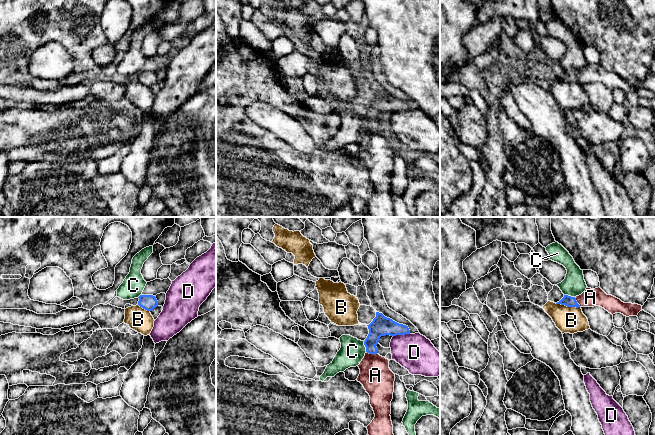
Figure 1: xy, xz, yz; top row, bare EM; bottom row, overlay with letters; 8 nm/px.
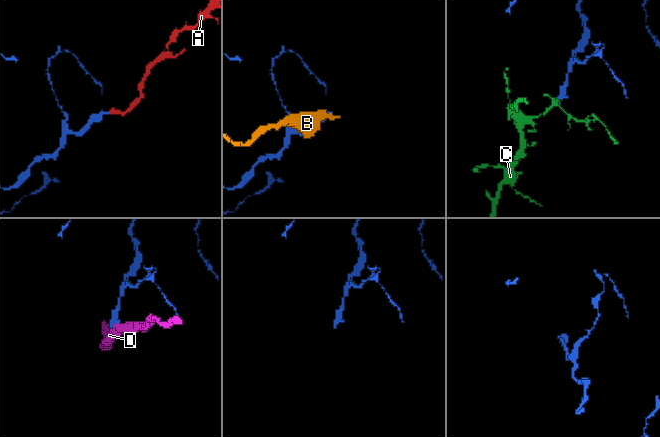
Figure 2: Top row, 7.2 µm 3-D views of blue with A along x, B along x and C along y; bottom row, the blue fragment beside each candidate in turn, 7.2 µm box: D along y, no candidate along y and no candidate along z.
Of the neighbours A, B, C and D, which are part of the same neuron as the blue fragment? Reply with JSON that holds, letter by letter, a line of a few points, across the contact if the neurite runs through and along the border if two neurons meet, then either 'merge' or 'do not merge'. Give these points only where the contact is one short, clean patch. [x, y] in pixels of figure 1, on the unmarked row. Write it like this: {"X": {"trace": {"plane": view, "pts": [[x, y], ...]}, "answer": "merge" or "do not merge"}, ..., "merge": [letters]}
{"A": {"trace": {"plane": "xz", "pts": [[380, 102], [371, 117], [371, 129], [375, 151]]}, "answer": "merge"}, "B": {"trace": {"plane": "yz", "pts": [[555, 79], [579, 83]]}, "answer": "do not merge"}, "C": {"trace": {"plane": "xz", "pts": [[363, 117], [366, 127]]}, "answer": "do not merge"}, "D": {"trace": {"plane": "xz", "pts": [[409, 109], [393, 112]]}, "answer": "do not merge"}, "merge": ["A"]}

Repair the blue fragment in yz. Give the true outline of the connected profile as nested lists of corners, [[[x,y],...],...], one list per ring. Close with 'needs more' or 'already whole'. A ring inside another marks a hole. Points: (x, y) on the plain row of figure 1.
[[[587,63],[581,71],[576,73],[564,71],[564,73],[556,80],[576,84],[600,82],[612,91],[621,89],[626,93],[637,92],[638,89],[642,87],[641,81],[624,79],[612,71],[607,71],[600,63],[595,65]]] | needs more

